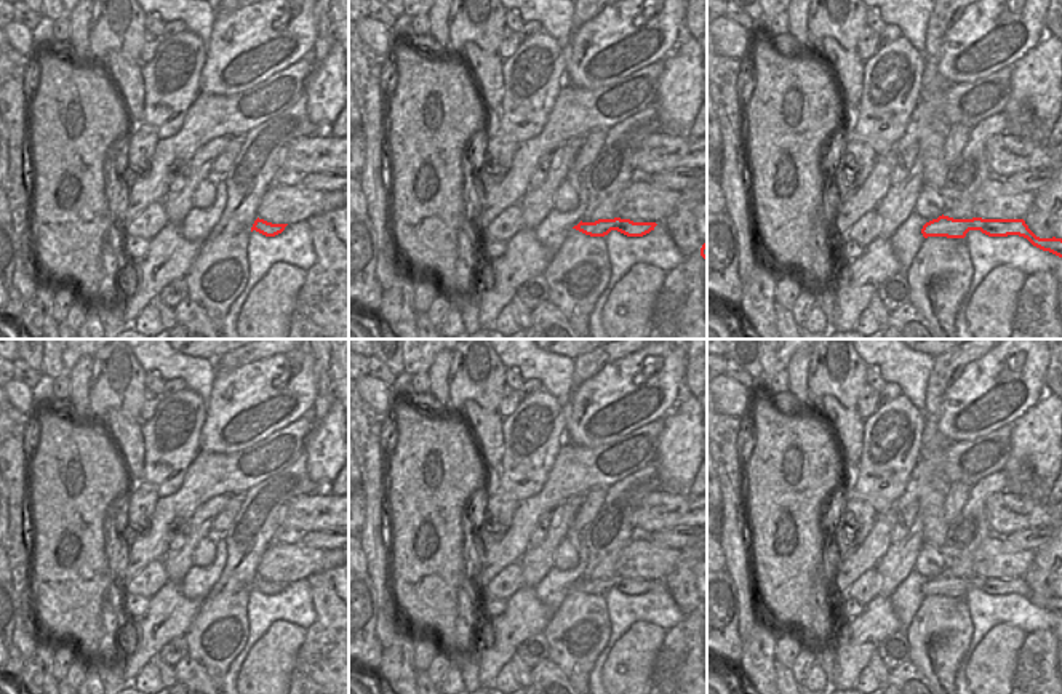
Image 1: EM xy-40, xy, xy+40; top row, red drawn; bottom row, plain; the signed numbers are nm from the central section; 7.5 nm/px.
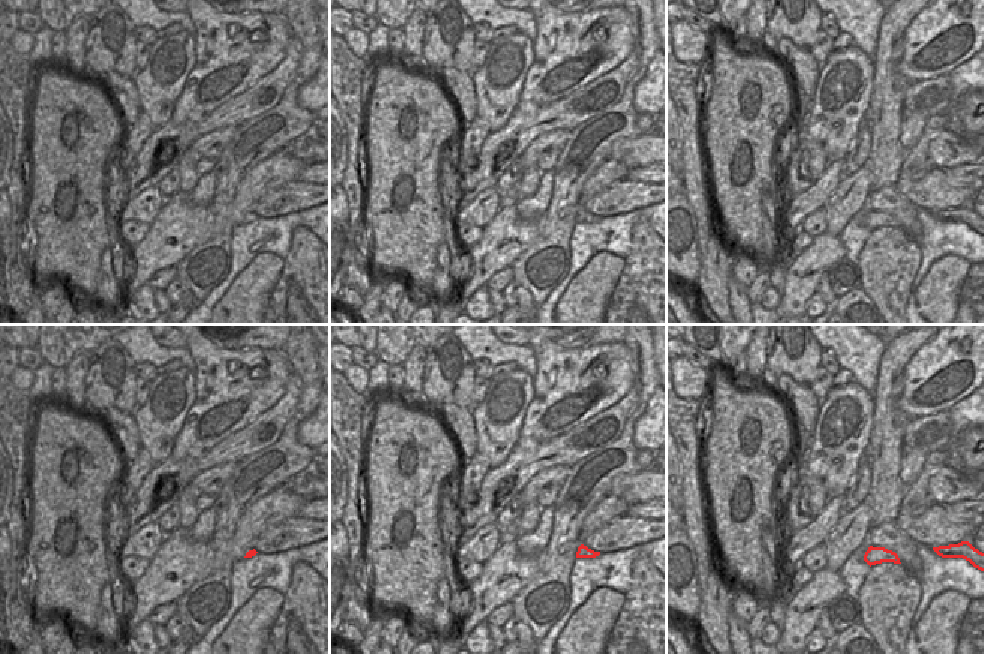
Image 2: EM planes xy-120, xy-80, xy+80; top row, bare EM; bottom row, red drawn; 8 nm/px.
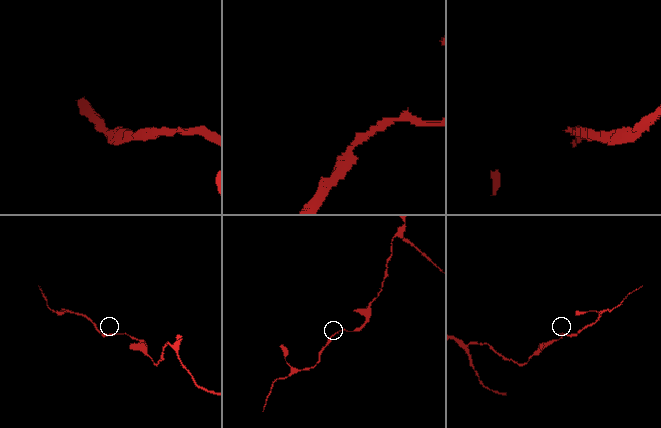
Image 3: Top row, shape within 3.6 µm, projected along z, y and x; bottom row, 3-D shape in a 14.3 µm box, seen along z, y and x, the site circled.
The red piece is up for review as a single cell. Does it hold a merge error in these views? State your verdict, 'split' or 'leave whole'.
leave whole

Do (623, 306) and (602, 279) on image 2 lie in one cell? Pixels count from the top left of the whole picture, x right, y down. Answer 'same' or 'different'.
different

